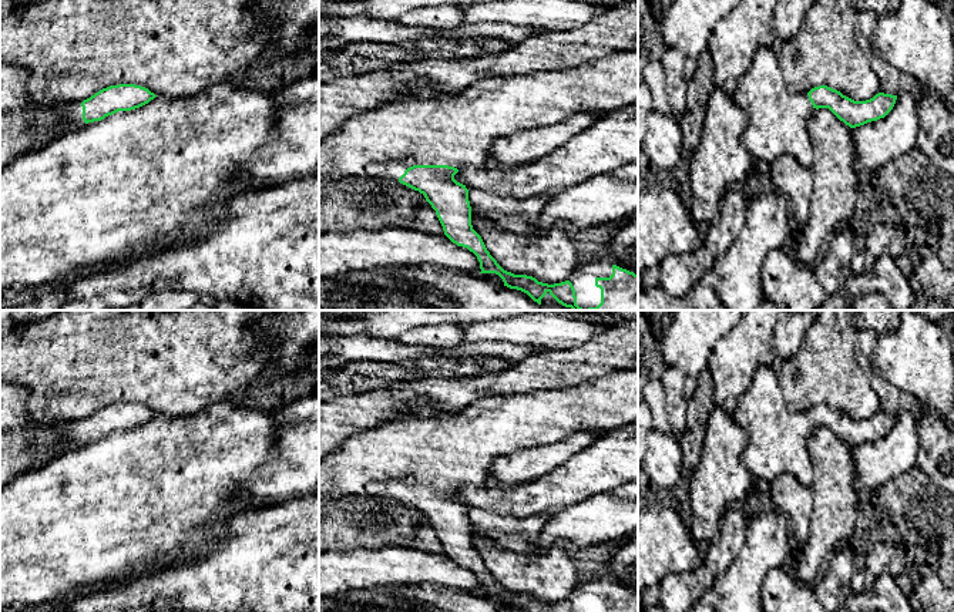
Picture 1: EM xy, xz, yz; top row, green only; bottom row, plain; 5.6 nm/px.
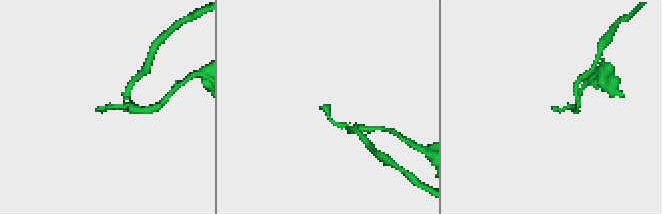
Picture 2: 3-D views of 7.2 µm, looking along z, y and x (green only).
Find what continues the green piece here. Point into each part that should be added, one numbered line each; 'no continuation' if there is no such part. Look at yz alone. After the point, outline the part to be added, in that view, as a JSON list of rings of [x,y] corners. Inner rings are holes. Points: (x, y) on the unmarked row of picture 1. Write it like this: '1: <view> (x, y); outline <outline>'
1: yz (778, 439); outline [[[775,366],[758,369],[752,384],[739,397],[733,420],[748,434],[742,461],[753,478],[772,482],[790,474],[800,484],[813,485],[814,467],[807,441],[816,427],[807,413],[792,413],[786,407]]]

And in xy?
1: xy (17, 454); outline [[[0,384],[0,488],[7,485],[19,473],[36,470],[51,458],[85,444],[83,438],[83,420],[43,421],[27,411],[28,391],[13,384]],[[43,431],[53,433],[53,441],[44,448],[33,445],[33,436]]]

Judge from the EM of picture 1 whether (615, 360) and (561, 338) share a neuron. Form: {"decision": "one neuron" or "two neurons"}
{"decision": "two neurons"}

